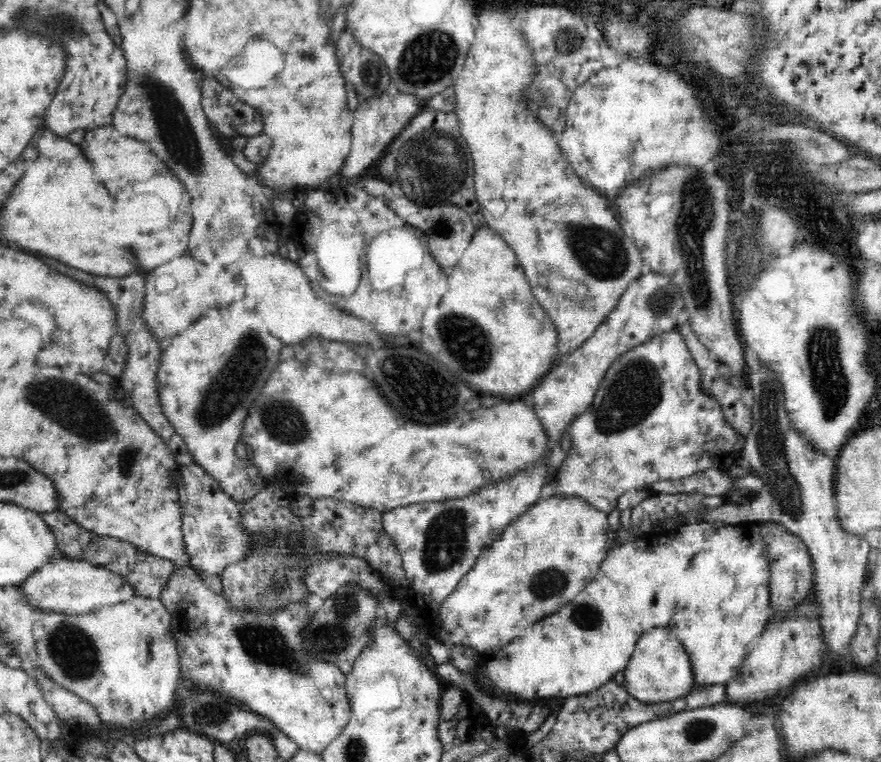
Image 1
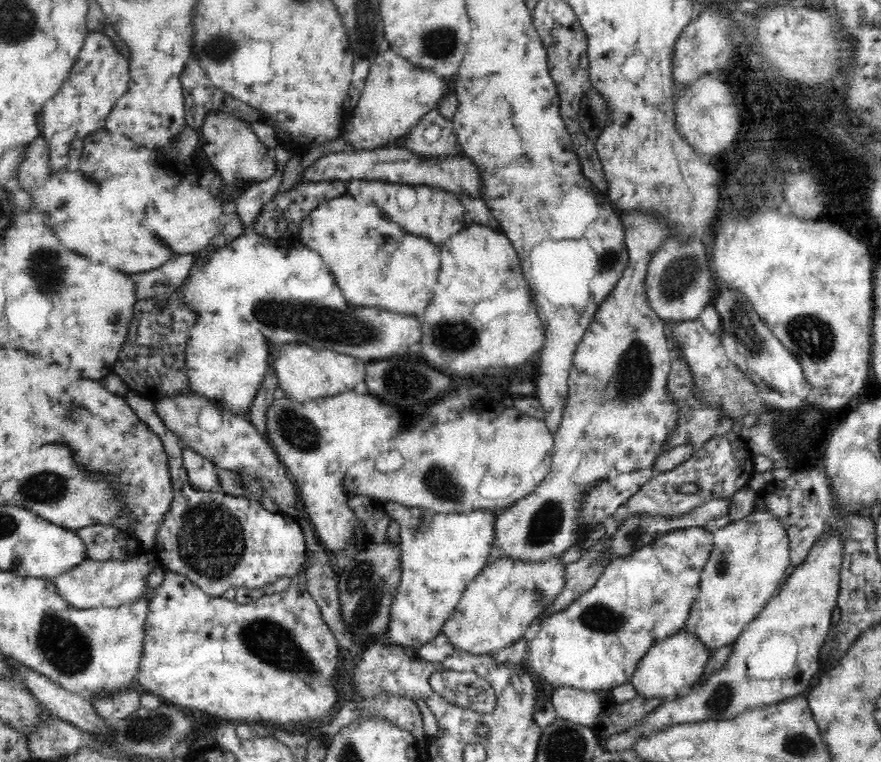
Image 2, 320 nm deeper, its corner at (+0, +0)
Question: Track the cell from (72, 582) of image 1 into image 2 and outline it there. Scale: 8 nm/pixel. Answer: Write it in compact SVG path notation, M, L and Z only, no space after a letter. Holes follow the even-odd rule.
M154 552L134 555L127 559L108 559L99 561L87 557L70 572L64 572L53 579L58 594L76 609L93 609L98 607L118 608L132 604L146 594L146 582L152 568L158 565Z

